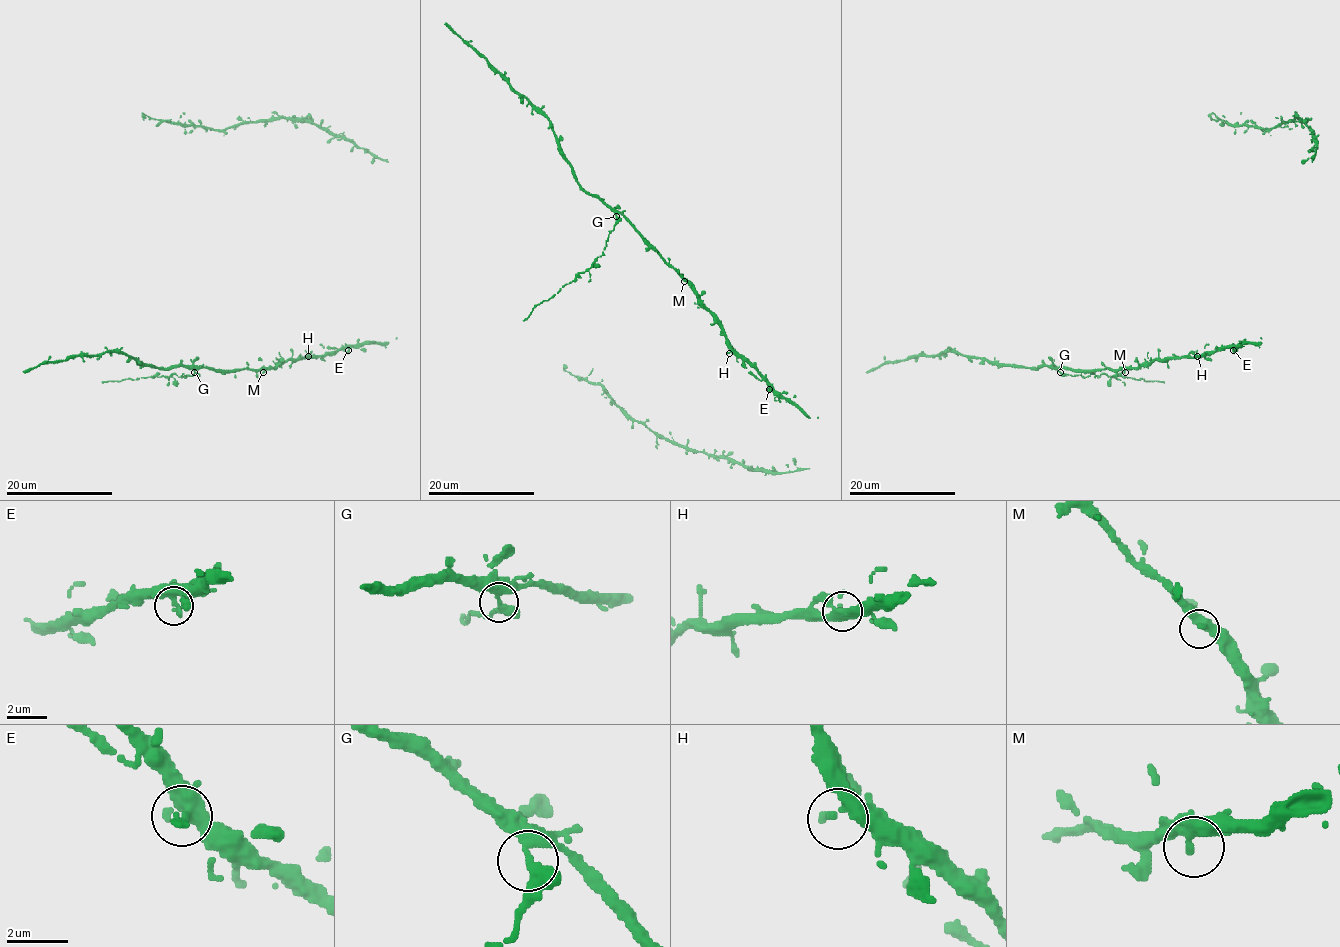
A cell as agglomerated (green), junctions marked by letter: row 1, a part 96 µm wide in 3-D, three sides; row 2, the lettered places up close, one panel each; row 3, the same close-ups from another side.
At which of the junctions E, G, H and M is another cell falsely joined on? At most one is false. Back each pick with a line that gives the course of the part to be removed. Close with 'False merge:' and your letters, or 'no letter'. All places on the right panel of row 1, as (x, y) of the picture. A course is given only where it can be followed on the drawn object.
G: Course of the part to remove: (1059, 372), (1083, 377), (1106, 374), (1163, 382)
False merge: G

